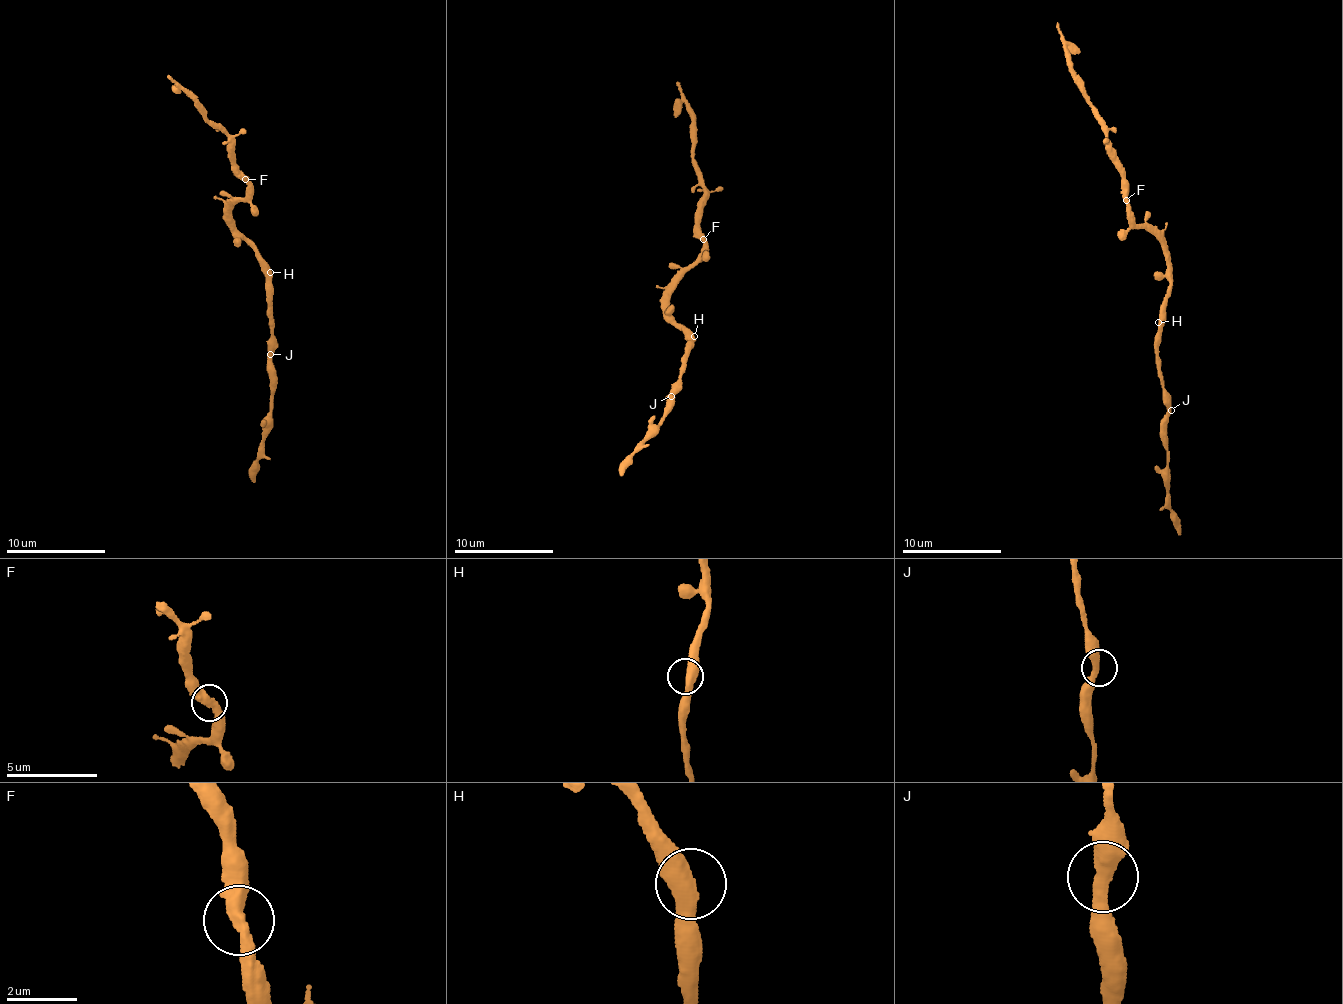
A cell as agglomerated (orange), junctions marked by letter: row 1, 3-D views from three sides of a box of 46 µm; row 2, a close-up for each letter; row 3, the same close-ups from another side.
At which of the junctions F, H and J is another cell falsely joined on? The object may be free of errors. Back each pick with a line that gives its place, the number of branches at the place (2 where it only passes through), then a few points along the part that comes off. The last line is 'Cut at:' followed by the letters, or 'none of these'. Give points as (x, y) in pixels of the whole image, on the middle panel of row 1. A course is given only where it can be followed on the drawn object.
Cut at: none of these

